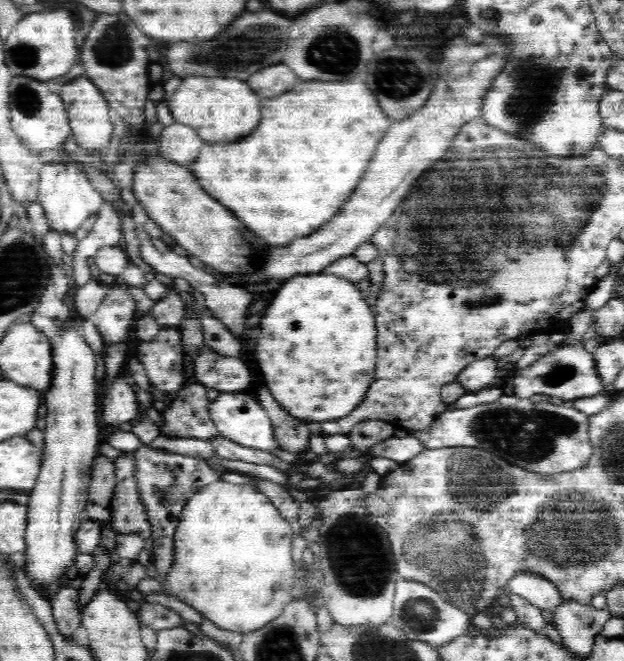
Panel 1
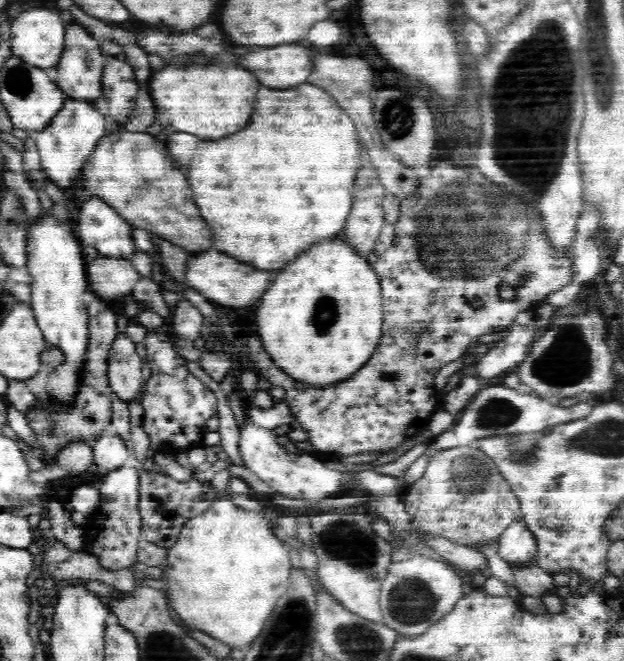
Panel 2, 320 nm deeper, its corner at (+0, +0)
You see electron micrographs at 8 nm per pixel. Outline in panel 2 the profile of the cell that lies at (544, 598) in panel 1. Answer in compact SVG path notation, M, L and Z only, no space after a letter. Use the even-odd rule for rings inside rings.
M514 522L498 540L498 554L509 566L534 564L538 543L526 523Z

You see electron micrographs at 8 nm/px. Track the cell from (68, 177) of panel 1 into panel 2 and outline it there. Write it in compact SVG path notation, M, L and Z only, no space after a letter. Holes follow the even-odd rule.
M67 99L64 108L52 120L51 126L33 134L40 153L41 168L45 174L56 180L58 186L70 188L72 176L80 174L82 166L88 164L92 150L96 150L96 144L107 134L106 126L108 122L96 103L86 104L80 100Z

